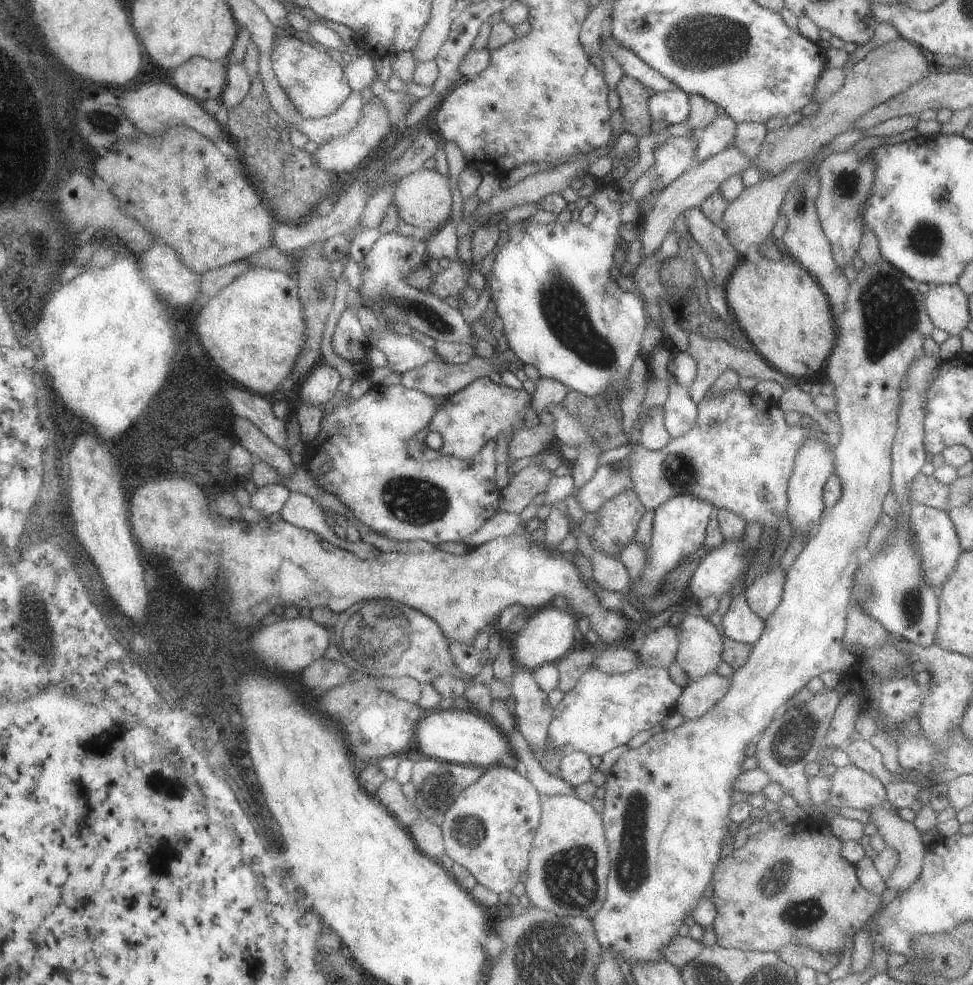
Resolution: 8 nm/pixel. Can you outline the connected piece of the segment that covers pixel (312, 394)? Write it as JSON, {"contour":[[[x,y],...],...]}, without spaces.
{"contour":[[[321,361],[301,381],[301,402],[322,408],[333,398],[340,380],[342,380],[342,376],[338,370]]]}

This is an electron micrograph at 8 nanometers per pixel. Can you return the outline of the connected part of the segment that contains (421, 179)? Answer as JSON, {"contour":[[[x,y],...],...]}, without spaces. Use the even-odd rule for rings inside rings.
{"contour":[[[425,167],[402,178],[393,190],[393,203],[401,222],[424,230],[440,229],[452,214],[452,186],[449,174],[439,174],[436,169]]]}

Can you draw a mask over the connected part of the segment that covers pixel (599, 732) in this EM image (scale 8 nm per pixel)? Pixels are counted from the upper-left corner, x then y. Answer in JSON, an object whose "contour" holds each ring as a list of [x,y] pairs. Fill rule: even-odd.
{"contour":[[[589,666],[582,673],[581,680],[553,708],[548,726],[550,744],[562,756],[583,752],[591,759],[600,758],[612,748],[627,744],[639,732],[668,721],[682,690],[683,687],[670,680],[666,668],[641,666],[624,673],[608,674],[596,666]]]}

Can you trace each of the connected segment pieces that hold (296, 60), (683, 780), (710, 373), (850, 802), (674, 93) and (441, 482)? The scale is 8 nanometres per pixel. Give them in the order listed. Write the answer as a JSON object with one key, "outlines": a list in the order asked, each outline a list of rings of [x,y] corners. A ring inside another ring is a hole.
{"outlines":[[[[296,40],[274,42],[271,52],[271,66],[281,90],[290,100],[293,108],[306,119],[322,119],[338,111],[351,96],[343,64],[331,52],[320,52],[314,46]]],[[[883,256],[874,262],[874,264],[865,264],[864,268],[856,274],[856,278],[849,283],[849,290],[842,308],[836,318],[834,324],[836,329],[835,346],[832,353],[826,360],[823,374],[830,379],[833,387],[833,396],[836,397],[836,413],[840,419],[839,424],[842,429],[840,434],[835,437],[832,446],[835,474],[838,476],[842,484],[841,498],[834,504],[834,507],[828,509],[828,513],[823,513],[821,524],[817,527],[814,534],[810,536],[808,544],[804,546],[804,550],[798,554],[798,558],[794,560],[794,564],[787,571],[785,586],[780,604],[772,615],[766,620],[762,635],[753,645],[752,651],[746,662],[741,668],[734,669],[734,674],[730,676],[730,689],[716,702],[707,712],[703,712],[702,716],[693,719],[683,719],[680,726],[672,728],[672,730],[662,730],[652,735],[642,746],[624,751],[617,762],[605,773],[604,783],[604,811],[601,814],[602,824],[605,828],[605,837],[608,848],[610,848],[610,876],[608,876],[608,890],[606,890],[606,900],[602,904],[602,908],[594,914],[591,919],[596,940],[600,946],[610,952],[608,956],[620,956],[620,960],[624,962],[656,962],[663,958],[662,948],[666,948],[666,944],[670,944],[670,940],[678,934],[678,928],[685,923],[686,918],[694,912],[694,908],[698,906],[698,900],[704,896],[704,890],[708,888],[708,884],[714,877],[717,870],[720,853],[723,849],[724,839],[729,832],[730,808],[733,806],[732,794],[735,791],[733,783],[736,778],[742,774],[744,761],[746,760],[746,748],[750,743],[756,743],[765,729],[777,717],[777,711],[783,708],[799,691],[802,691],[815,677],[827,671],[834,671],[837,674],[841,671],[846,672],[846,668],[851,668],[854,664],[858,664],[858,658],[852,652],[842,651],[841,640],[845,632],[847,615],[851,606],[851,585],[854,581],[859,564],[862,557],[866,553],[866,545],[870,534],[873,532],[874,526],[883,516],[883,502],[891,492],[891,453],[898,431],[898,416],[901,408],[901,391],[903,390],[902,382],[913,364],[915,359],[920,359],[924,353],[924,342],[926,338],[932,335],[934,326],[925,310],[925,298],[918,291],[919,283],[910,279],[904,272],[895,268]]],[[[687,332],[688,348],[686,352],[696,361],[697,372],[693,380],[693,384],[688,388],[690,398],[698,405],[700,400],[704,398],[708,390],[714,385],[719,376],[728,369],[735,369],[740,377],[757,376],[760,381],[778,382],[784,389],[796,385],[799,381],[771,368],[771,365],[757,352],[742,350],[740,347],[733,346],[730,342],[723,339],[710,339],[696,334],[696,332]]],[[[852,764],[838,768],[832,776],[832,791],[825,803],[836,810],[855,809],[872,813],[889,804],[884,784]]],[[[672,89],[654,94],[647,101],[647,114],[651,122],[666,122],[676,125],[690,115],[688,94],[681,89]]],[[[379,384],[373,385],[365,394],[363,394],[358,399],[350,398],[345,396],[339,404],[334,406],[333,411],[330,414],[324,414],[322,418],[322,428],[320,429],[320,434],[312,441],[312,446],[310,446],[310,452],[314,452],[313,458],[318,458],[318,448],[323,444],[330,444],[332,446],[330,452],[332,454],[331,462],[333,463],[330,471],[325,474],[318,474],[318,478],[314,480],[319,488],[323,489],[323,492],[332,494],[335,496],[342,504],[349,508],[352,512],[352,516],[362,522],[368,530],[372,530],[374,534],[380,534],[384,538],[392,538],[392,540],[398,540],[398,542],[412,542],[412,540],[426,540],[427,542],[432,542],[432,544],[442,544],[442,542],[465,542],[476,532],[480,530],[480,526],[484,524],[489,518],[492,518],[498,510],[498,502],[500,502],[501,489],[496,486],[496,439],[490,440],[489,443],[485,444],[474,460],[458,460],[454,456],[438,456],[436,460],[430,462],[422,463],[418,460],[410,460],[408,452],[406,452],[406,442],[416,436],[417,432],[420,432],[423,428],[426,428],[430,418],[433,416],[434,412],[438,412],[438,408],[442,408],[442,404],[446,402],[446,397],[432,398],[424,392],[420,392],[416,389],[407,389],[401,385],[390,385],[381,386]],[[402,508],[406,508],[406,512],[410,512],[406,518],[400,518],[398,512],[402,512]]]]}

